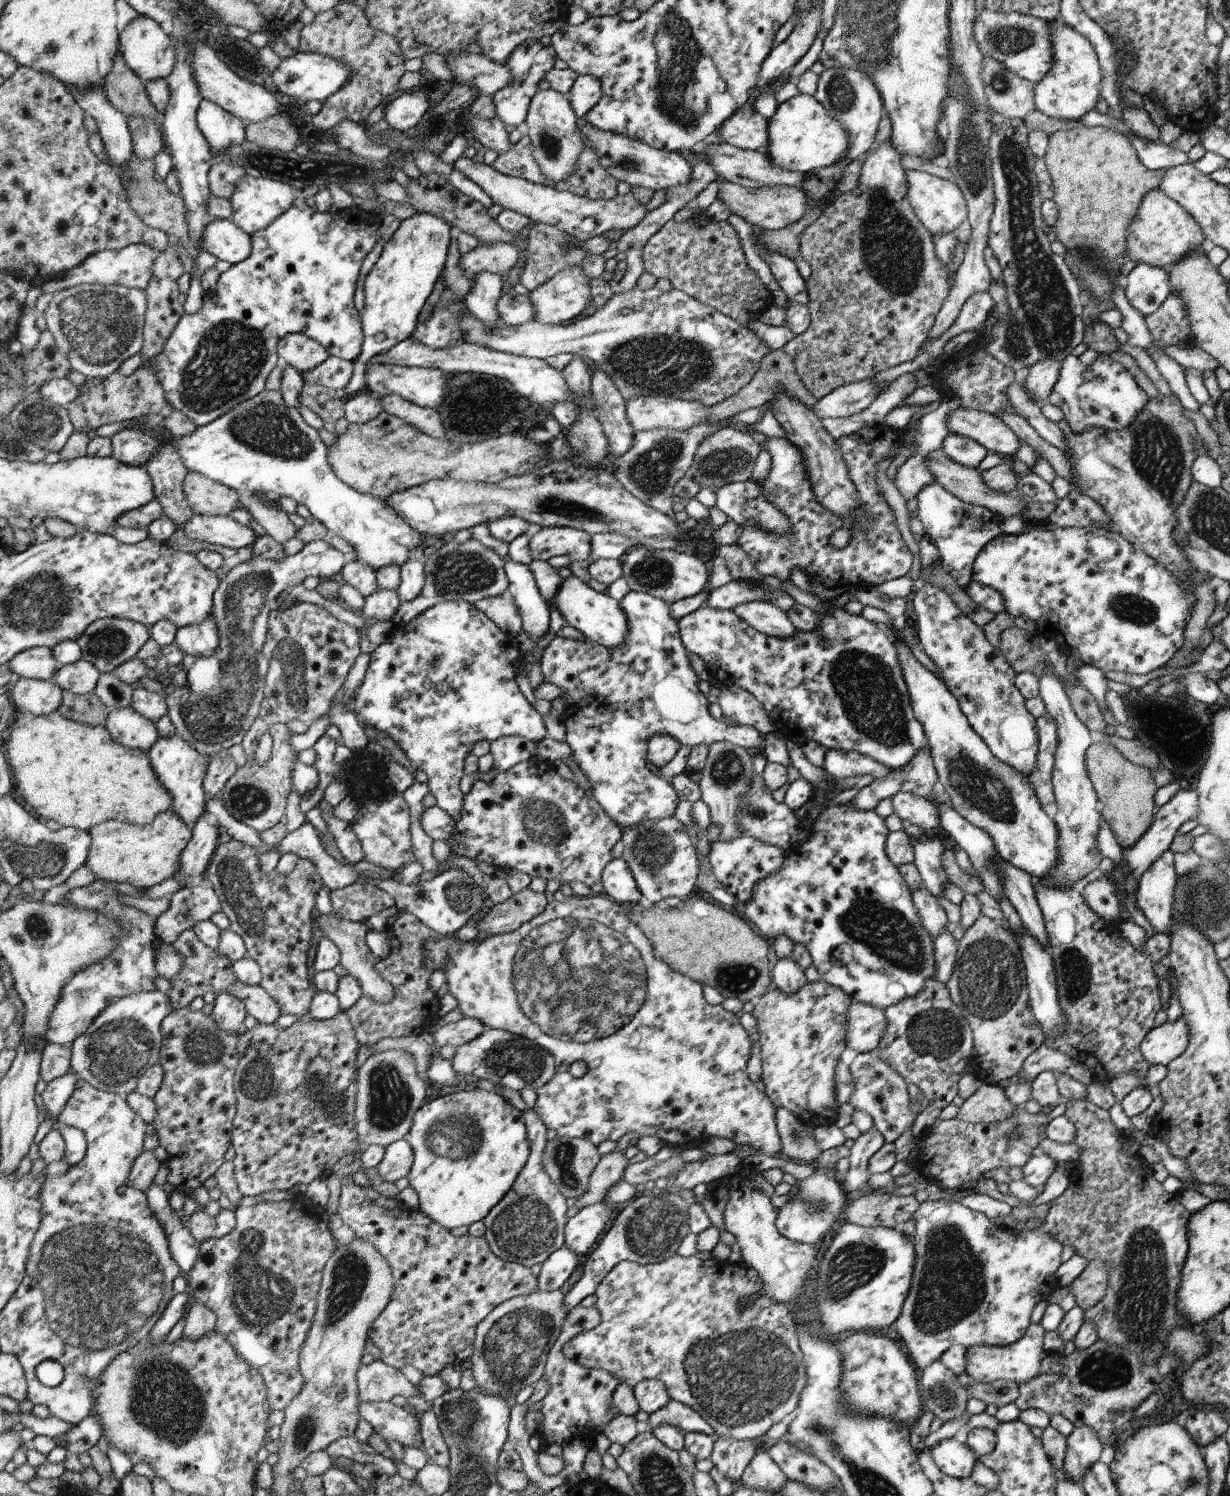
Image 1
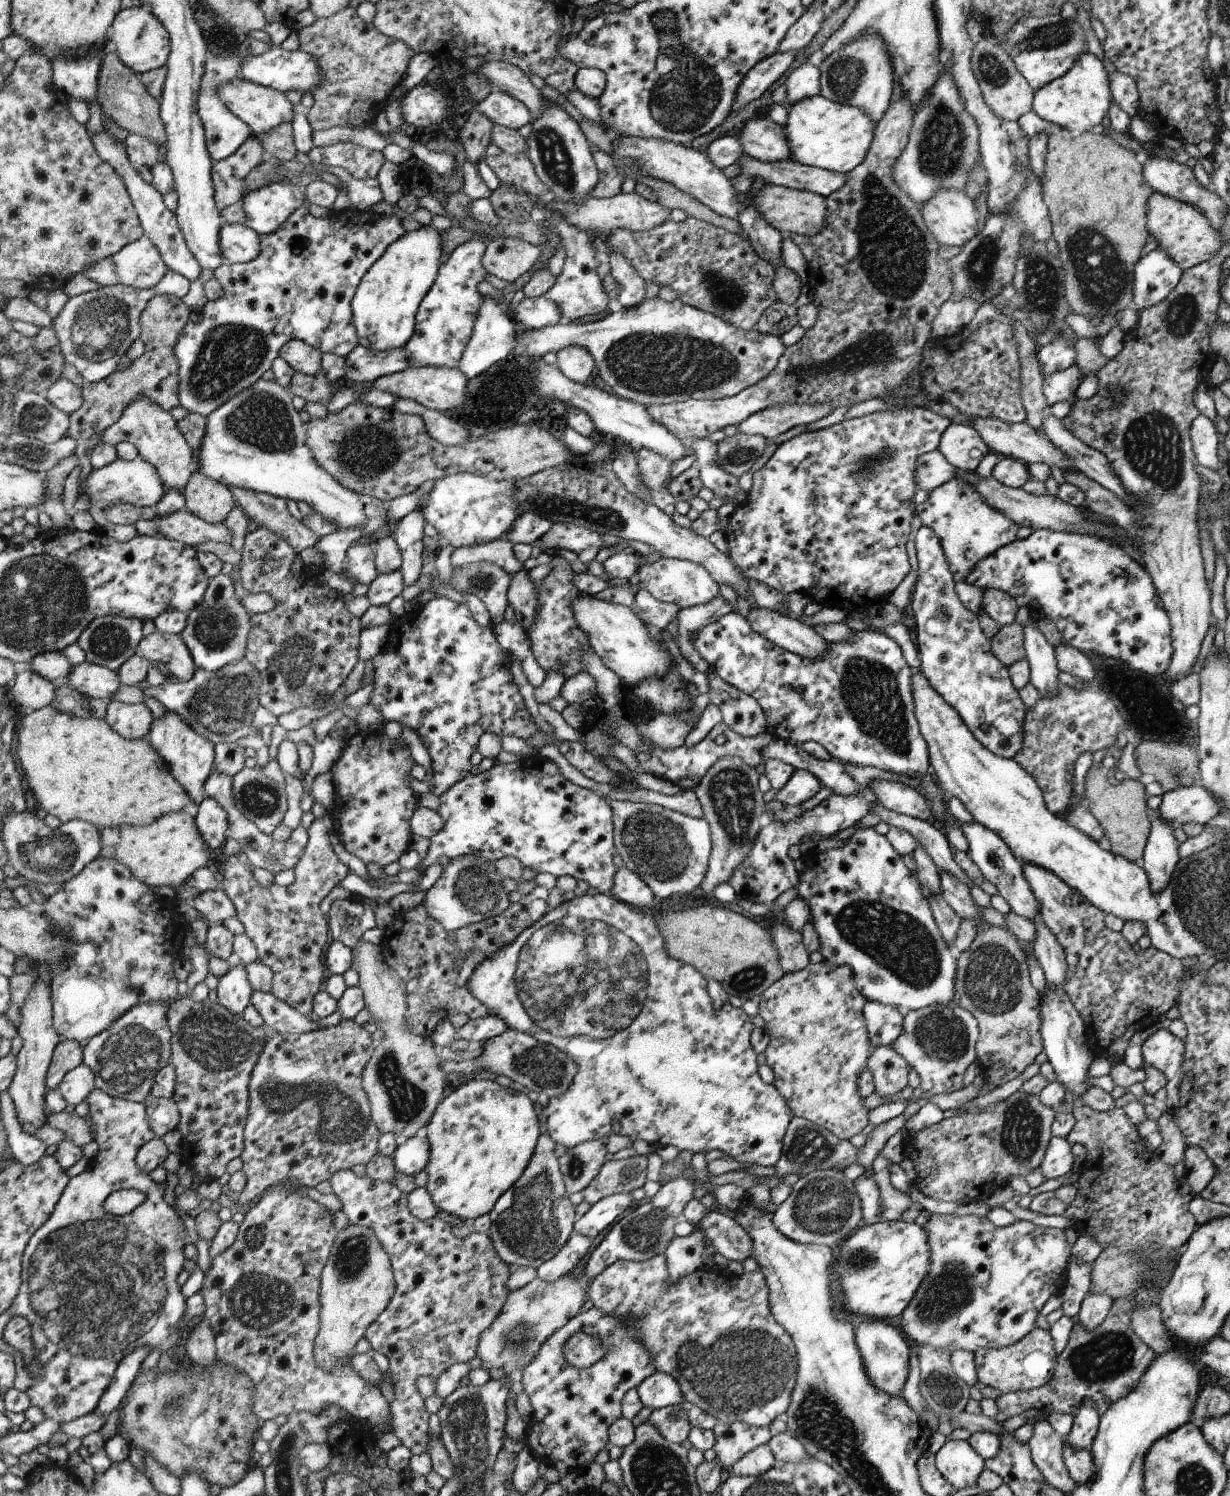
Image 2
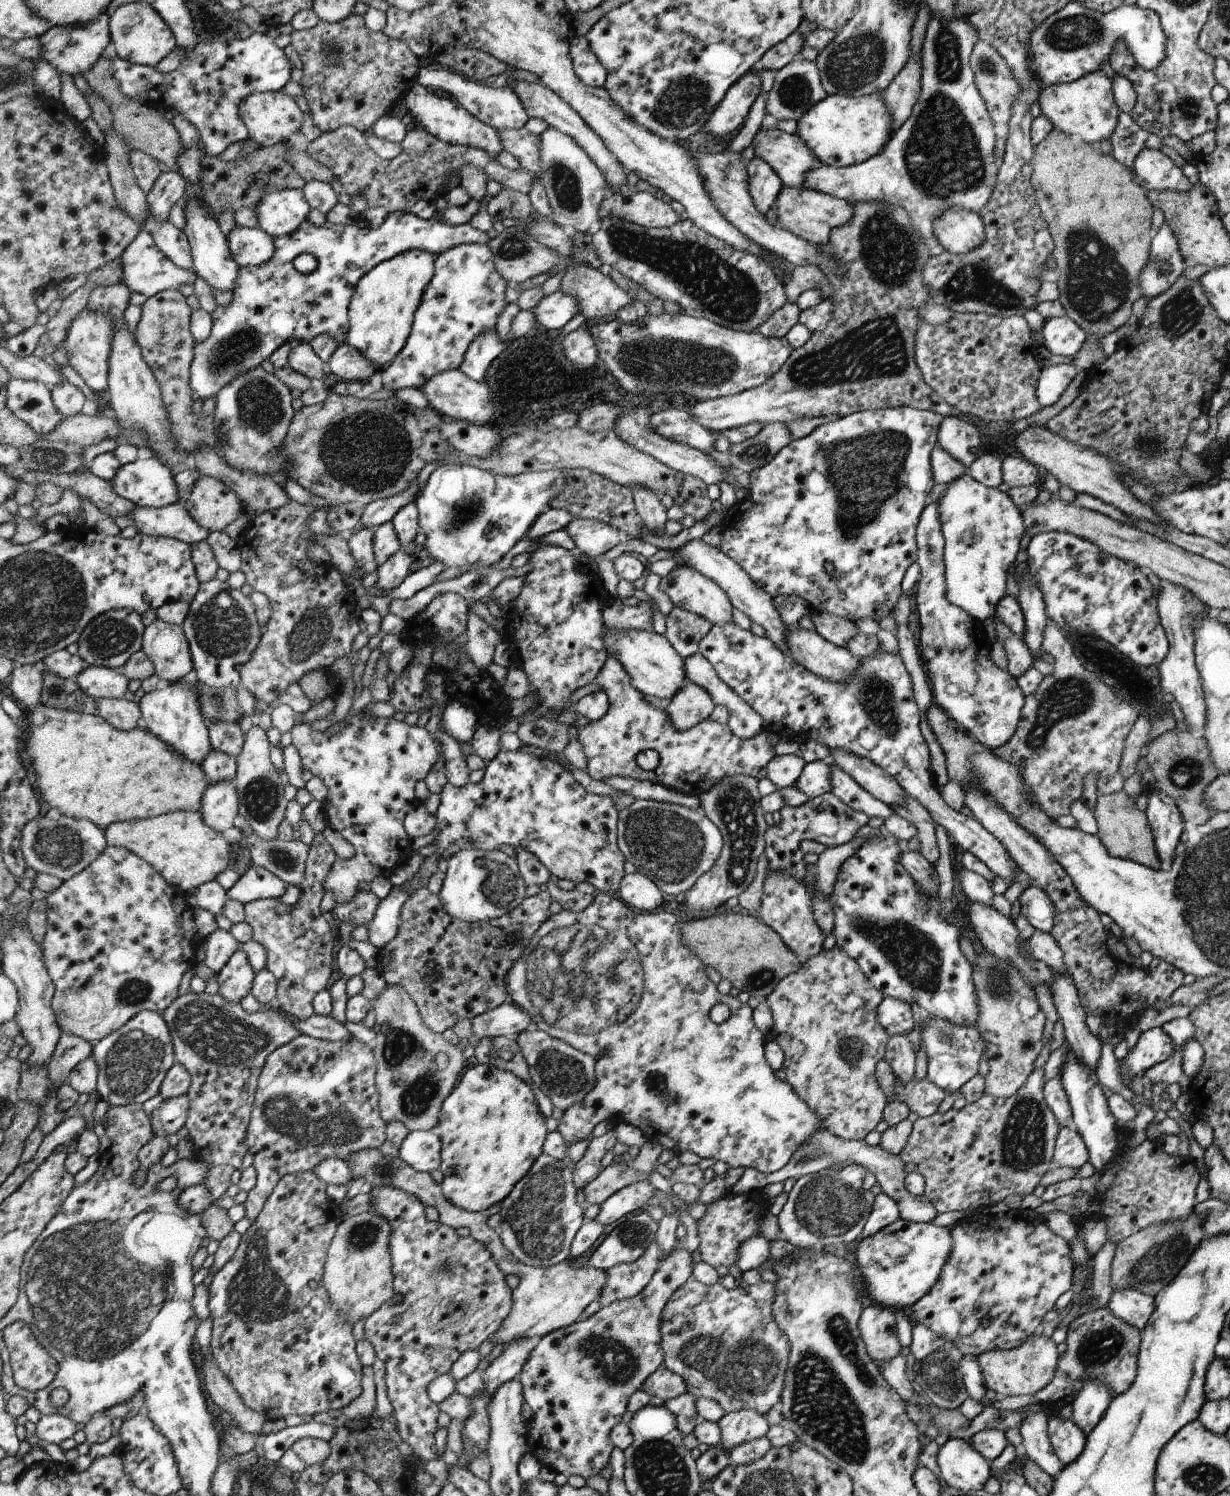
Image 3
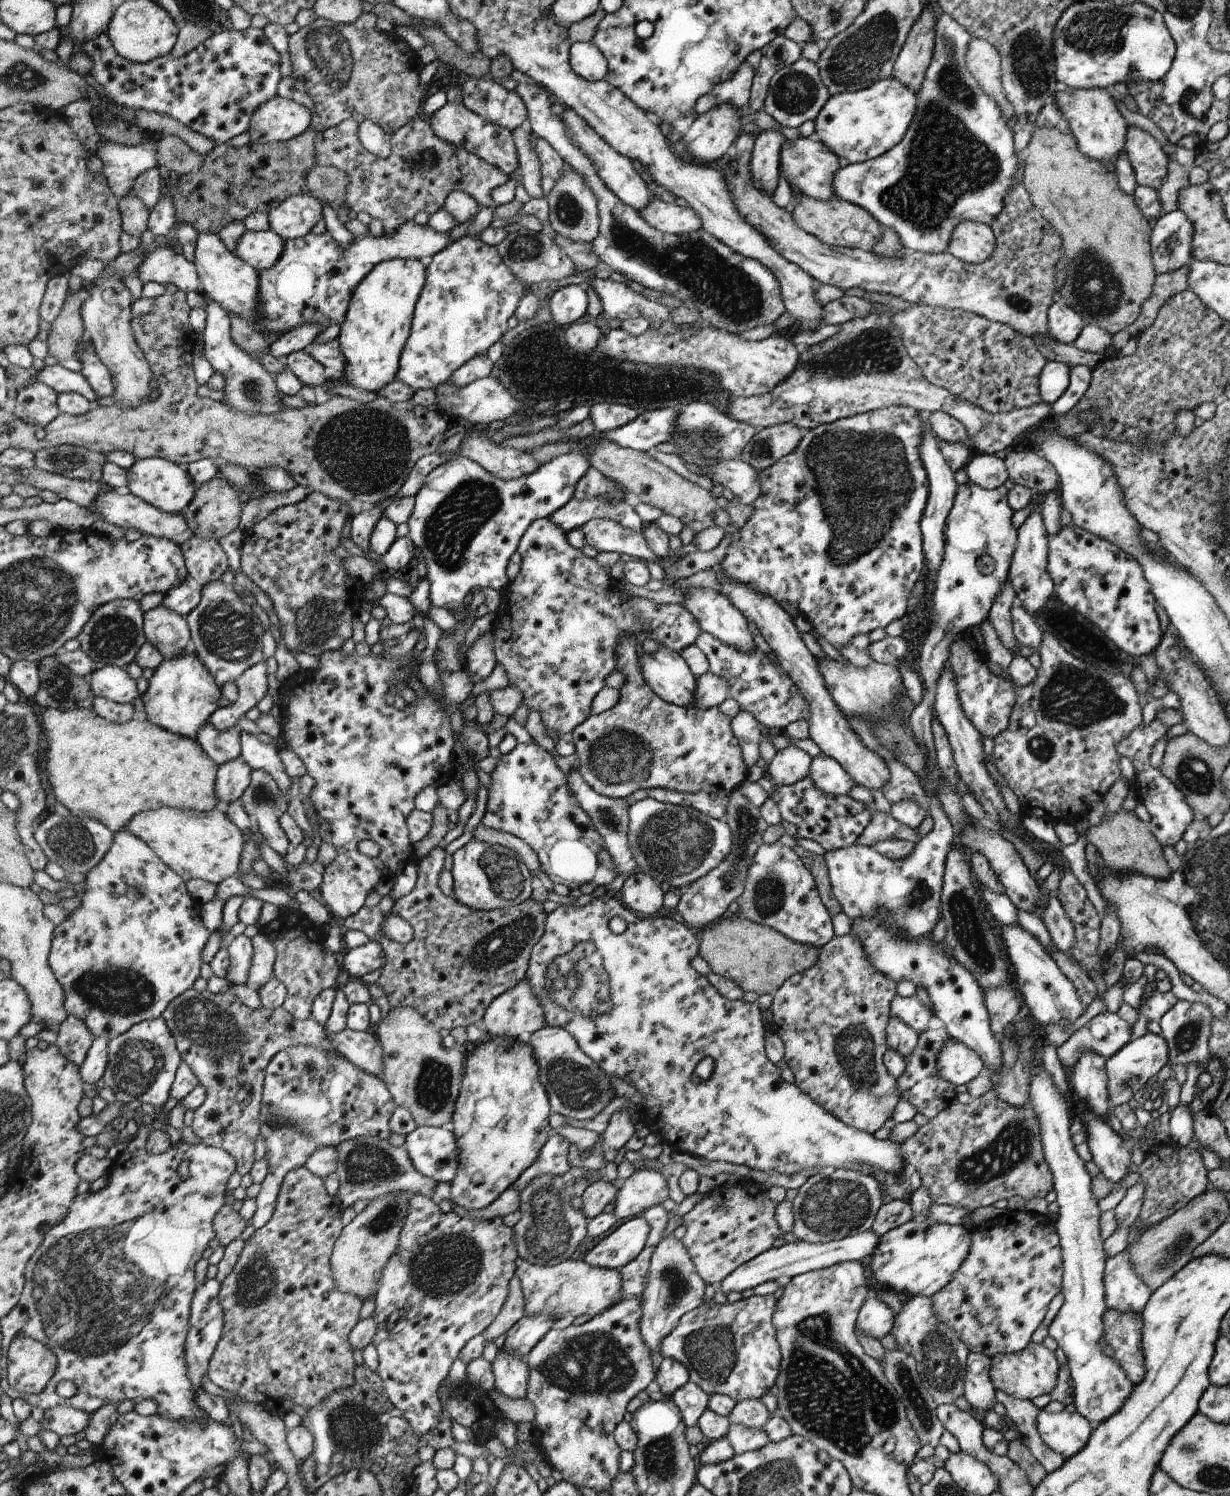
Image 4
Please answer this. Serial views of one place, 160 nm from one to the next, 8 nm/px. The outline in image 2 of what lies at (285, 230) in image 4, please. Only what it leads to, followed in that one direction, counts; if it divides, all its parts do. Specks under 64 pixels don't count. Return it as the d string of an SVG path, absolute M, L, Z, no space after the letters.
M286 180L246 192L241 198L245 222L258 234L270 235L294 214L303 208L305 192Z

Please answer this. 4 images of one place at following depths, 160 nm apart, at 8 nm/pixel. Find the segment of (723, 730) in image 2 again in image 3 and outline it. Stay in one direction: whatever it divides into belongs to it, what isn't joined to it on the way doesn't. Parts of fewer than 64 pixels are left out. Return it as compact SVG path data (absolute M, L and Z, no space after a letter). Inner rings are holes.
M607 657L607 662L594 682L608 695L610 708L600 720L579 728L577 734L587 758L586 772L594 780L603 781L615 776L632 777L698 797L720 779L732 775L758 778L760 770L775 758L776 744L769 737L767 729L742 740L726 724L708 718L680 732L671 723L665 710L654 708L646 702L644 694L632 684L619 658ZM647 748L656 750L660 757L658 767L653 771L642 770L636 763L638 753Z

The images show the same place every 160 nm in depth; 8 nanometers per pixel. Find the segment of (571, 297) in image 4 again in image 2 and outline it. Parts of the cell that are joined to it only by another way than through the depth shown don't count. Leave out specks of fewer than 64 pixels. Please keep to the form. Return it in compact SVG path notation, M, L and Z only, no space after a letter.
M524 297L511 306L510 314L514 323L520 322L527 329L539 329L559 322L562 313L552 300L542 297Z

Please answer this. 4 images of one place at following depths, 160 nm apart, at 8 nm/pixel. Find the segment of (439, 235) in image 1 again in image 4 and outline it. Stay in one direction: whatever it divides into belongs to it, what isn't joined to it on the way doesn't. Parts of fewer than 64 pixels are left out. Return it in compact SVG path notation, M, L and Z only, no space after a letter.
M392 259L378 263L359 284L348 307L339 332L347 367L348 385L377 391L396 379L403 348L411 336L415 307L424 286L427 268L416 259Z

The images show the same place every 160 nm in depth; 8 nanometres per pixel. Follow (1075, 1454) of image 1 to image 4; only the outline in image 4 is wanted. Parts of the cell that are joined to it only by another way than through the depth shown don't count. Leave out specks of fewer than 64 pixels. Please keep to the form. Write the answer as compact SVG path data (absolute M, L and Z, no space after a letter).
M1033 1065L1031 1073L1033 1078L1029 1099L1041 1128L1040 1146L1053 1174L1053 1189L1058 1202L1058 1218L1054 1227L1059 1236L1063 1260L1061 1292L1065 1301L1048 1327L1048 1332L1068 1360L1074 1382L1074 1410L1096 1426L1110 1418L1125 1403L1135 1384L1124 1374L1124 1368L1103 1352L1103 1314L1108 1309L1103 1272L1107 1256L1099 1231L1101 1212L1098 1201L1092 1194L1093 1178L1086 1171L1086 1163L1075 1151L1070 1132L1070 1110L1064 1096L1058 1092L1044 1068Z

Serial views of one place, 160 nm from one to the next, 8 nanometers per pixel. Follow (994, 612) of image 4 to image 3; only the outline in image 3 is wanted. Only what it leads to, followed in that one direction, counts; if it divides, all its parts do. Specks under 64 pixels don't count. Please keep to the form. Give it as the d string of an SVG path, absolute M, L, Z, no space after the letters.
M992 616L996 624L997 640L1004 642L1008 657L1008 672L1014 677L1021 677L1030 667L1033 666L1034 658L1030 649L1023 641L1023 637L1014 634L999 618Z

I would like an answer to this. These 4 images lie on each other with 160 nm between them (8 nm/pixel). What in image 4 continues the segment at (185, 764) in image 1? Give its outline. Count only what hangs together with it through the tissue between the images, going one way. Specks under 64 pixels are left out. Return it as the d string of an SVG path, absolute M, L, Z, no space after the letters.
M190 648L181 657L163 660L150 678L147 691L140 697L148 721L171 733L197 741L199 730L209 722L216 710L220 710L218 702L222 693L210 670Z

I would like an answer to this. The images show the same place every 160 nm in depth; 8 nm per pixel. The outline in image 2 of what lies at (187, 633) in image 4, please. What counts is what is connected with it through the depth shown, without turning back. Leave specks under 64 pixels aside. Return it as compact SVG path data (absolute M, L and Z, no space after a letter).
M158 630L146 634L136 654L150 662L158 662L168 679L190 680L197 669L181 635L161 633Z

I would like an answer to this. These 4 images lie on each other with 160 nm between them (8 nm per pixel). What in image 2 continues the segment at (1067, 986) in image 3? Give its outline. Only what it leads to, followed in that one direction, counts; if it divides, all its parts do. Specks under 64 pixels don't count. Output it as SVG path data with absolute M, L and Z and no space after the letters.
M1036 915L1031 921L1036 929L1033 953L1043 968L1046 982L1053 987L1063 987L1068 968L1064 949L1041 915Z

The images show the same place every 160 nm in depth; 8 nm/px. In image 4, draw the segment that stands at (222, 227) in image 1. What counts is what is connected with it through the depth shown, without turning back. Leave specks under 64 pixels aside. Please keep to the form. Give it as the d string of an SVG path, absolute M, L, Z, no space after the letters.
M245 230L237 240L234 254L240 260L246 261L252 268L267 270L274 267L282 258L285 248L285 240L274 231Z

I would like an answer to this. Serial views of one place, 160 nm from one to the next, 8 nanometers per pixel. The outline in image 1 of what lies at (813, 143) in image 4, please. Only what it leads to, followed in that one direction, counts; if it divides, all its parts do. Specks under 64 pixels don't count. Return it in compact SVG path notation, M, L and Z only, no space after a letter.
M749 103L739 108L720 126L722 142L744 150L765 150L770 144L769 122Z

